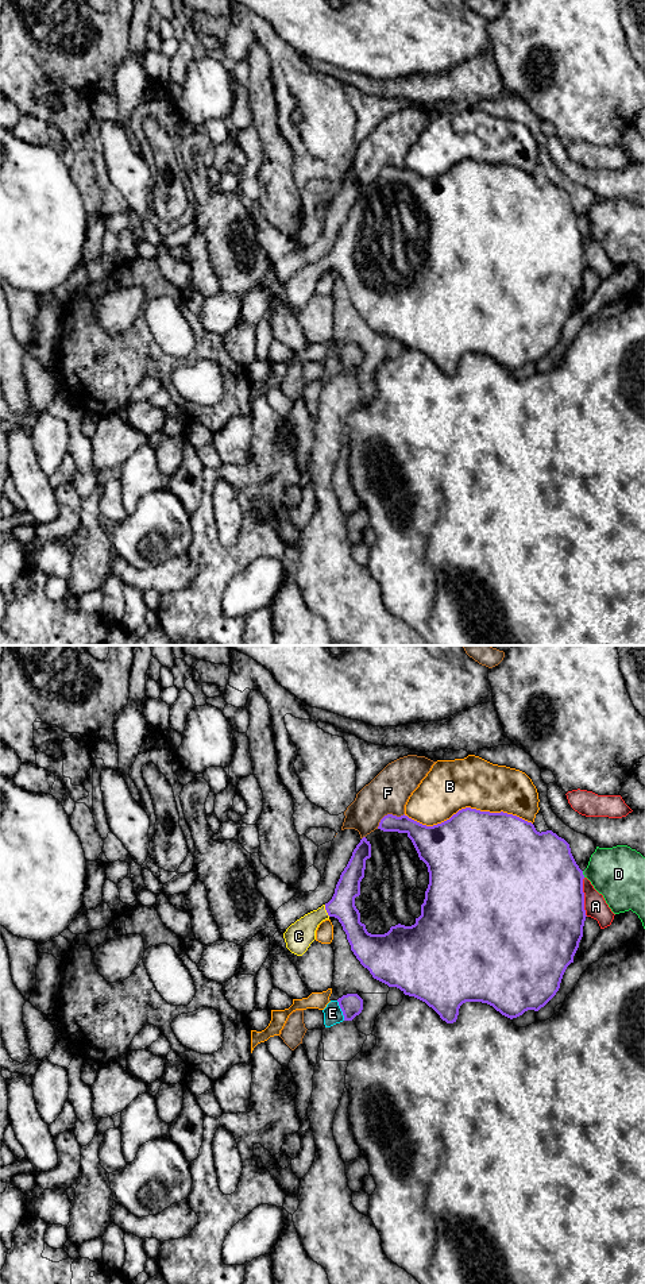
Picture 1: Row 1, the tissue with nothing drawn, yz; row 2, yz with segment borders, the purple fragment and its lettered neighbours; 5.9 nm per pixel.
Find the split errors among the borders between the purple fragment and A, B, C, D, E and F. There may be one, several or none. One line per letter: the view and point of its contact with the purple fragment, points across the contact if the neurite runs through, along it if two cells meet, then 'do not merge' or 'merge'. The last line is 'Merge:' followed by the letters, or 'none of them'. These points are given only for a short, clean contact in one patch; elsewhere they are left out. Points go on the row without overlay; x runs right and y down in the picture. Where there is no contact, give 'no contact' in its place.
A: contact yz (583, 249); do not merge
B: contact yz (468, 159); do not merge
C: contact yz (325, 261); way yz (342, 258), (325, 261), (298, 288); merge
D: contact yz (582, 226); do not merge
E: contact yz (342, 362); way yz (351, 357), (342, 362), (332, 365); merge
F: contact yz (387, 166); do not merge
Merge: C, E

